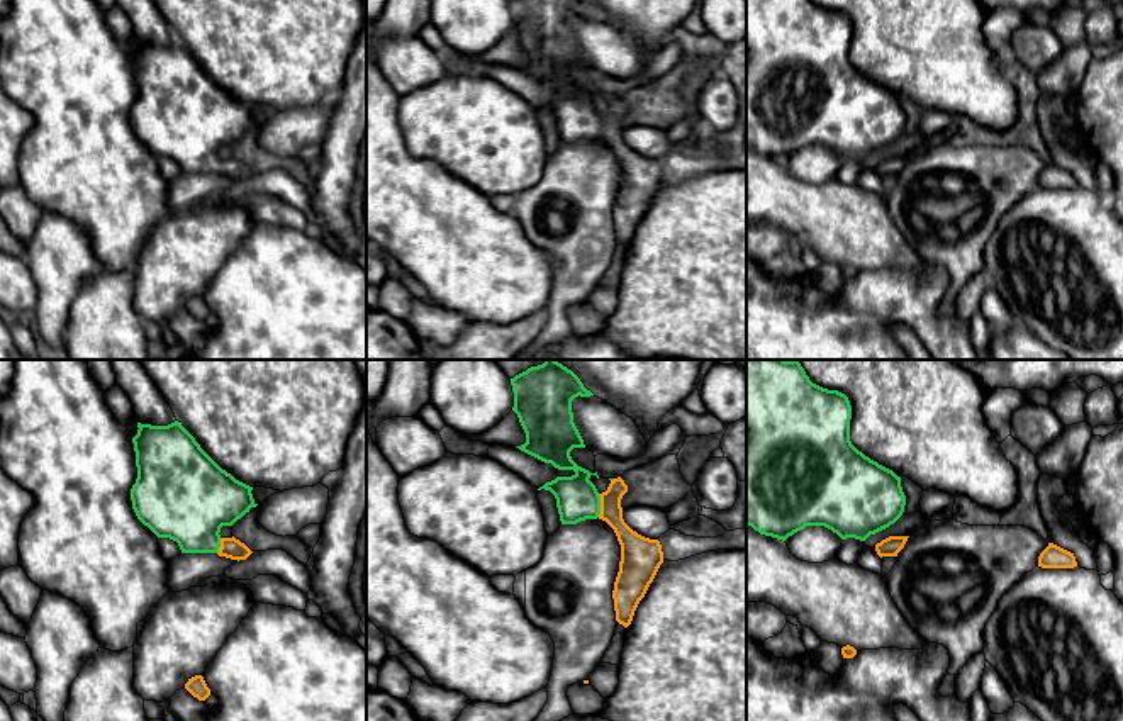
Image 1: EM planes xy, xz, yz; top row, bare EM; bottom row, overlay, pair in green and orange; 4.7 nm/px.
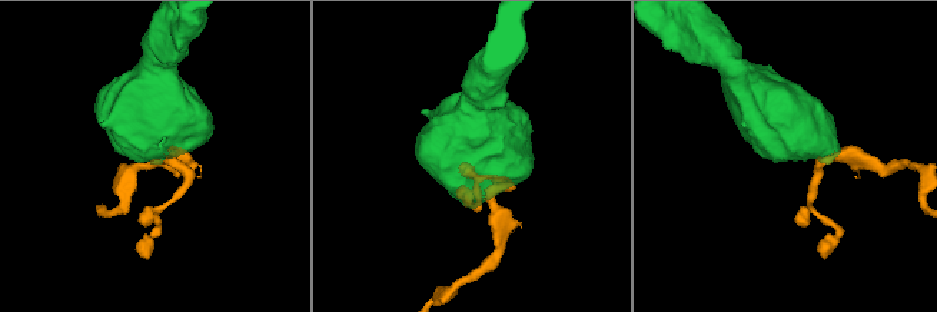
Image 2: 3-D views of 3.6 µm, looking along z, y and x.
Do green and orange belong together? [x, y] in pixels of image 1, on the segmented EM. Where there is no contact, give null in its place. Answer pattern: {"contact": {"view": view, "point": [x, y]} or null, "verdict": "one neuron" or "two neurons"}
{"contact": {"view": "xz", "point": [599, 506]}, "verdict": "one neuron"}

